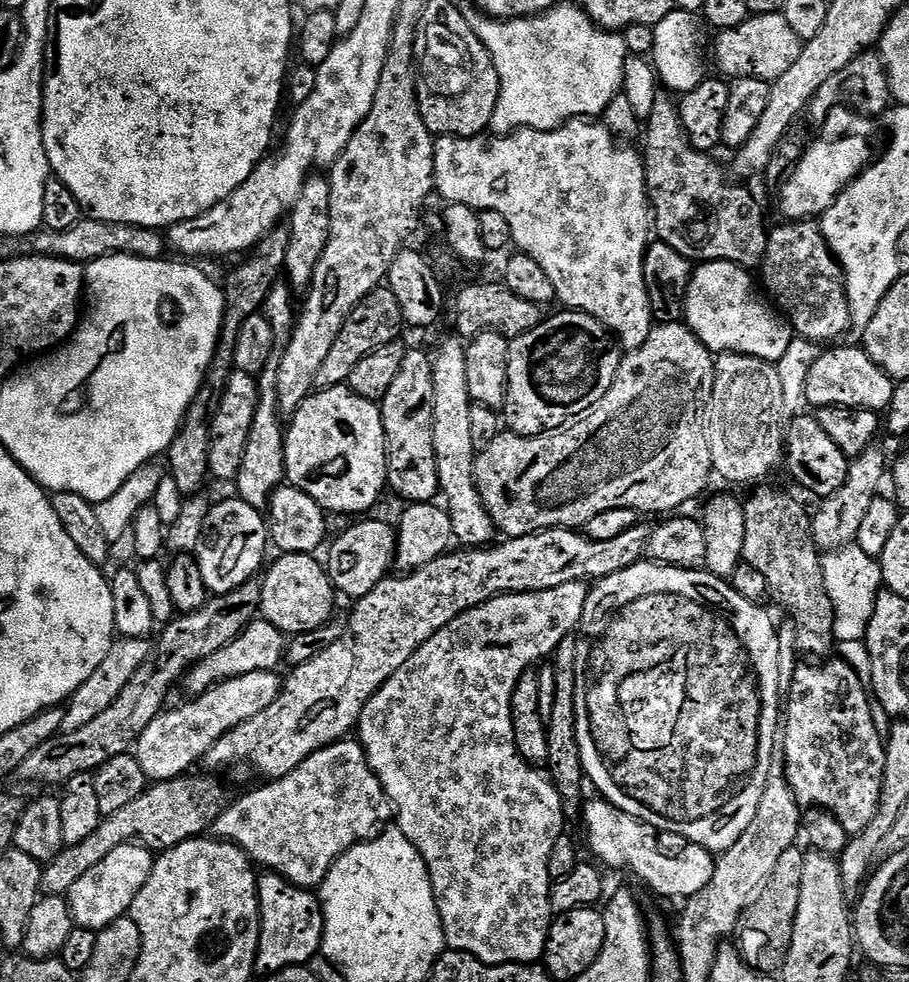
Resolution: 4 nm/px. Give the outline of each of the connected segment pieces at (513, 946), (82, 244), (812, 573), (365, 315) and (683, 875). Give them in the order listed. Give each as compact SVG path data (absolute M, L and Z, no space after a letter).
M583 580L566 582L564 586L542 590L541 592L511 592L509 596L495 596L485 604L463 612L454 617L442 630L435 632L421 648L396 671L382 687L371 696L358 721L358 739L364 748L368 765L372 773L384 787L387 803L396 807L395 827L406 836L422 854L428 864L430 882L434 890L434 898L438 906L440 921L444 927L444 938L447 947L454 952L469 952L484 964L536 964L543 957L544 947L548 941L548 932L552 928L554 913L549 894L552 892L554 875L548 869L548 859L564 832L564 803L558 790L551 782L549 773L533 766L520 756L516 748L516 735L512 725L512 695L516 689L518 678L523 672L533 667L532 663L543 661L555 653L558 642L562 642L565 634L572 634L579 629L582 610L586 606L589 585Z
M81 218L70 230L50 230L41 227L27 237L27 251L37 256L53 256L72 260L85 266L103 256L137 256L147 260L159 260L165 255L166 240L155 228L140 228L136 224L115 224L91 218Z
M760 488L749 500L743 501L746 518L746 538L744 539L743 563L754 566L766 578L768 595L777 600L792 615L796 623L796 644L804 652L813 652L813 657L824 658L832 648L832 603L828 591L824 589L824 565L821 549L812 540L812 522L807 512L798 501L776 488Z
M387 286L375 288L369 296L357 304L356 309L348 316L348 320L342 326L334 346L330 346L330 354L318 366L316 375L316 388L338 388L347 385L350 374L366 354L378 350L387 344L397 343L401 339L400 331L405 331L402 306L398 306L398 298L394 298L392 289Z
M603 798L595 799L583 805L582 817L584 816L584 828L588 831L588 844L597 856L595 859L605 869L629 868L650 891L657 892L660 896L681 898L698 894L698 890L703 890L710 878L714 878L717 857L707 852L701 844L685 843L680 846L684 848L678 849L673 856L667 856L656 841L658 833L655 828L635 820Z

